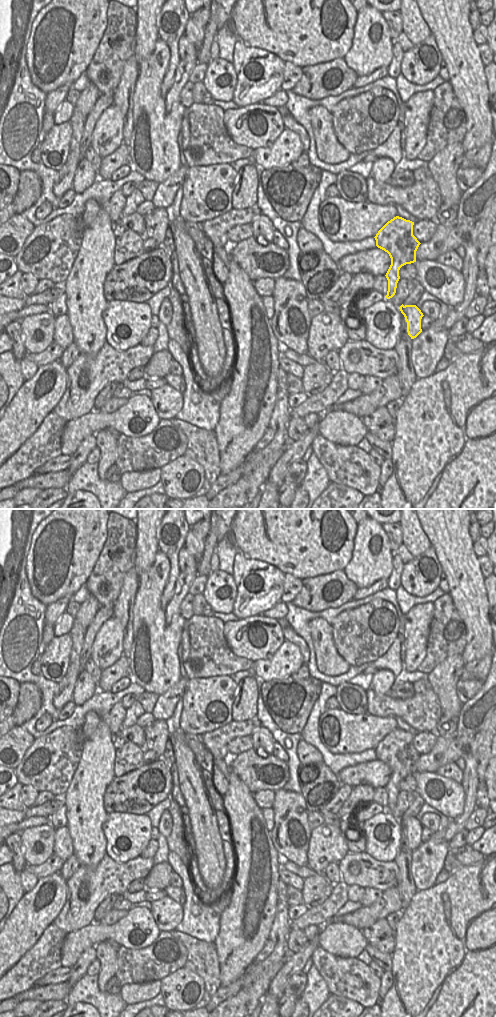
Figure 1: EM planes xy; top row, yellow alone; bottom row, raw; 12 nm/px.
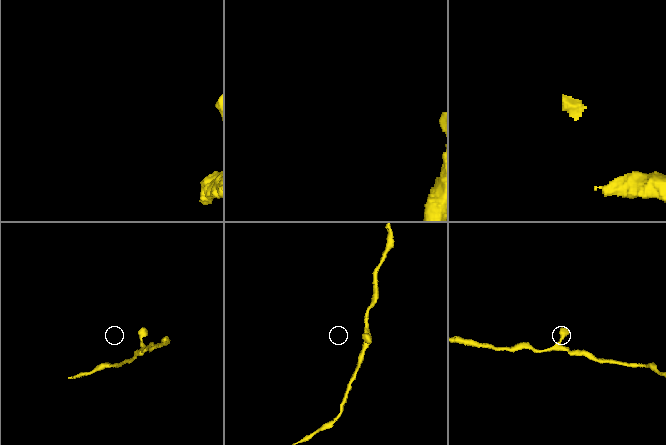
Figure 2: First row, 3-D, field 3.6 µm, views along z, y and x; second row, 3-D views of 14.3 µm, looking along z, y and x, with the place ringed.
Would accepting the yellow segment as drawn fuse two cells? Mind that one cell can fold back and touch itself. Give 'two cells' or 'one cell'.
one cell

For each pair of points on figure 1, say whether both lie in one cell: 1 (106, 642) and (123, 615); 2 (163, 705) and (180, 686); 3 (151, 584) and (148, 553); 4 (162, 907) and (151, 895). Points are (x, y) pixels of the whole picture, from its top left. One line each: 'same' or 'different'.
1: different
2: same
3: different
4: different

